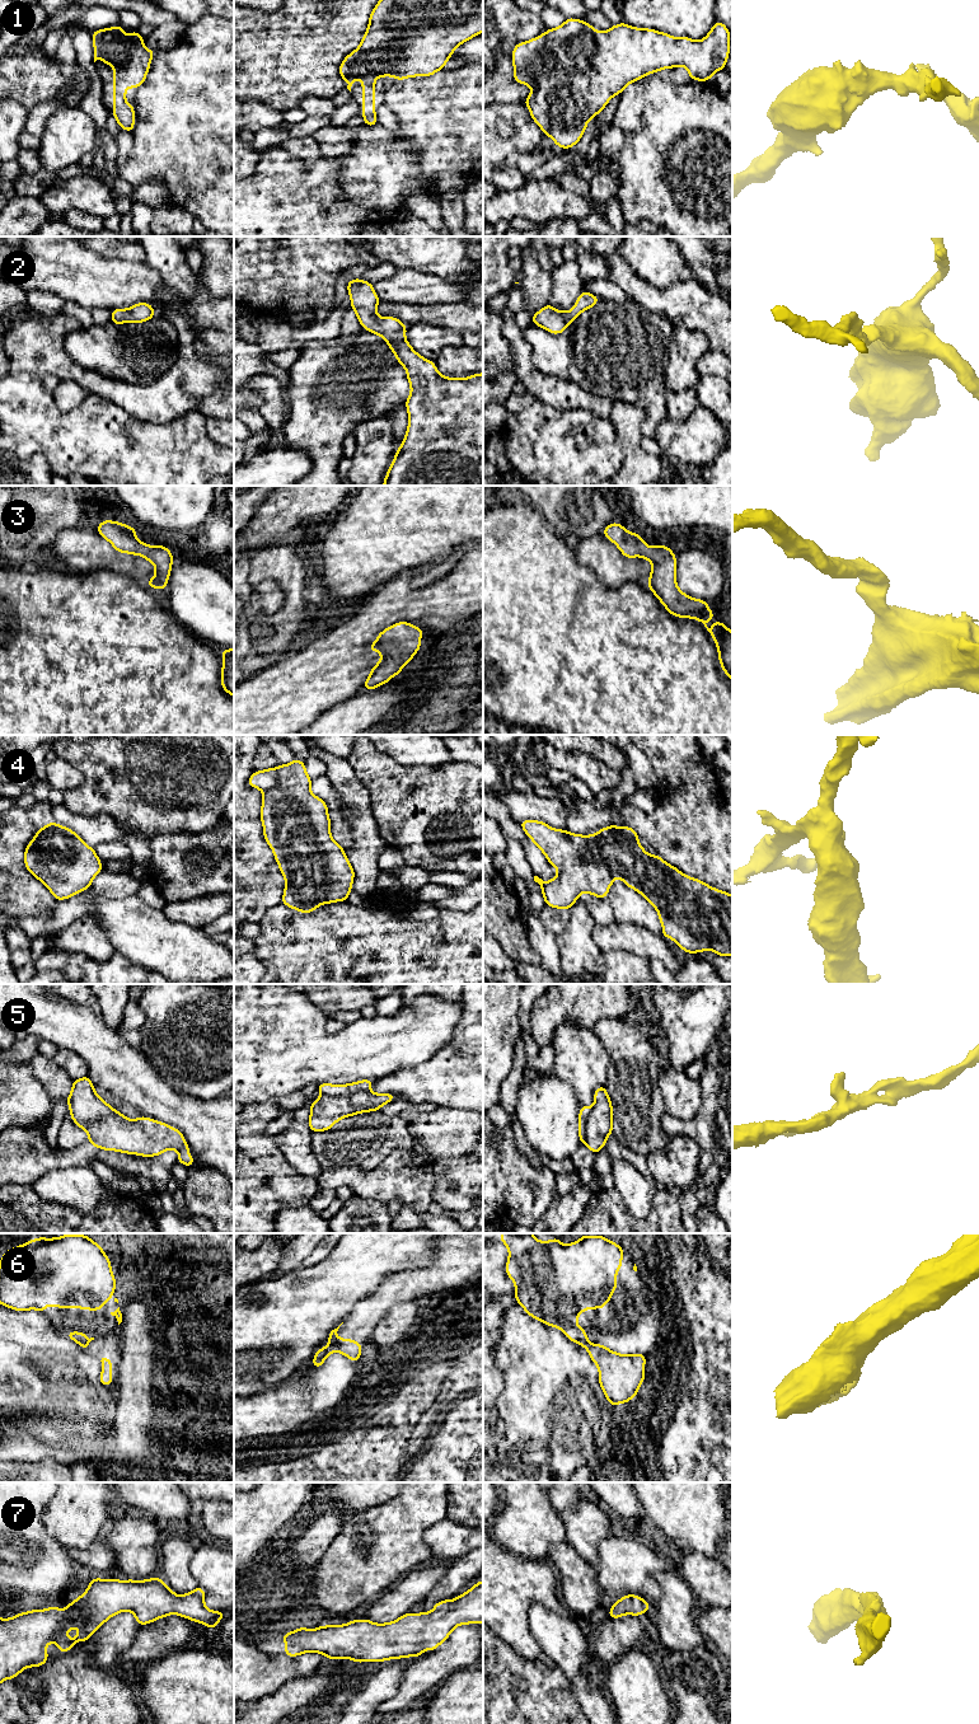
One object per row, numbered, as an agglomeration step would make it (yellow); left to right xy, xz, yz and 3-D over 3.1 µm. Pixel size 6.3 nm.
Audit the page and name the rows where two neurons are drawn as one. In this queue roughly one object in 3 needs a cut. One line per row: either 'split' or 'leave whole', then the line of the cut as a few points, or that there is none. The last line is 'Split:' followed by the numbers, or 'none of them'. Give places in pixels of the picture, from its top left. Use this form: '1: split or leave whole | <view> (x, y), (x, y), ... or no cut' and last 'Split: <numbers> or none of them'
1: leave whole | no cut
2: leave whole | no cut
3: leave whole | no cut
4: leave whole | no cut
5: leave whole | no cut
6: split | yz (588, 1343), (584, 1345)
7: leave whole | no cut
Split: 6

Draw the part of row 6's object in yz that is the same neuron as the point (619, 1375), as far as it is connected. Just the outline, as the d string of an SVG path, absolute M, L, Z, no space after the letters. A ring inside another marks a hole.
M587 1344L585 1349L599 1368L599 1385L612 1406L637 1396L645 1381L645 1354L618 1354L601 1344Z

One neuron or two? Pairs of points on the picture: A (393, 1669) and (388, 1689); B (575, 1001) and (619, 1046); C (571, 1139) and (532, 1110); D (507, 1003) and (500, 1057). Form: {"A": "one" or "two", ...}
{"A": "one", "B": "two", "C": "one", "D": "one"}

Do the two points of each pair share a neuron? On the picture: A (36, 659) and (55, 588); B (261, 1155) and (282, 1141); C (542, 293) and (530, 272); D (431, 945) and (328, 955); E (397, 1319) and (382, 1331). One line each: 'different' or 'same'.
A: same
B: different
C: same
D: same
E: same

